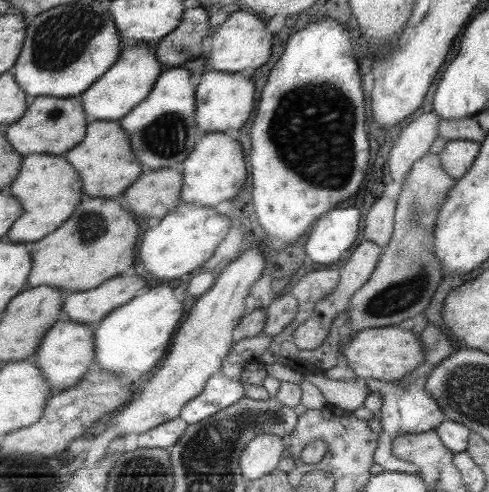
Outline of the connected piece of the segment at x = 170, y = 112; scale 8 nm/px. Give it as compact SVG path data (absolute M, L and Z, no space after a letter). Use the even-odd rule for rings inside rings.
M169 67L160 74L156 84L152 87L150 94L140 102L139 106L132 108L132 111L122 120L120 124L128 133L134 154L142 163L144 173L150 172L151 168L170 167L174 170L183 170L184 160L194 150L195 144L205 133L196 120L196 89L192 85L192 72L186 68Z

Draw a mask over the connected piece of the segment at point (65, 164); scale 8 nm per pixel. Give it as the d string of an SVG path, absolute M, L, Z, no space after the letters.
M40 153L27 154L23 158L20 172L8 191L22 203L23 213L8 231L6 239L21 243L39 241L62 226L85 196L80 173L66 156Z

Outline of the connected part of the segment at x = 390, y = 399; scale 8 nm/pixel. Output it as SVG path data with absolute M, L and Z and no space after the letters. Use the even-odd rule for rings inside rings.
M427 376L417 378L412 384L403 386L401 381L386 382L369 378L366 380L370 393L380 393L383 398L383 405L379 410L382 423L380 440L374 453L376 464L380 464L388 472L403 472L408 474L420 475L419 466L414 463L404 462L392 454L392 439L398 438L403 434L422 433L435 430L435 428L445 420L445 413L436 404L436 400L425 391Z

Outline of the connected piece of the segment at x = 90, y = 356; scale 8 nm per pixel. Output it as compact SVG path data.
M63 312L44 335L42 344L38 347L35 361L45 374L51 388L66 390L68 387L74 386L97 362L94 331L88 324L82 323L72 320Z

